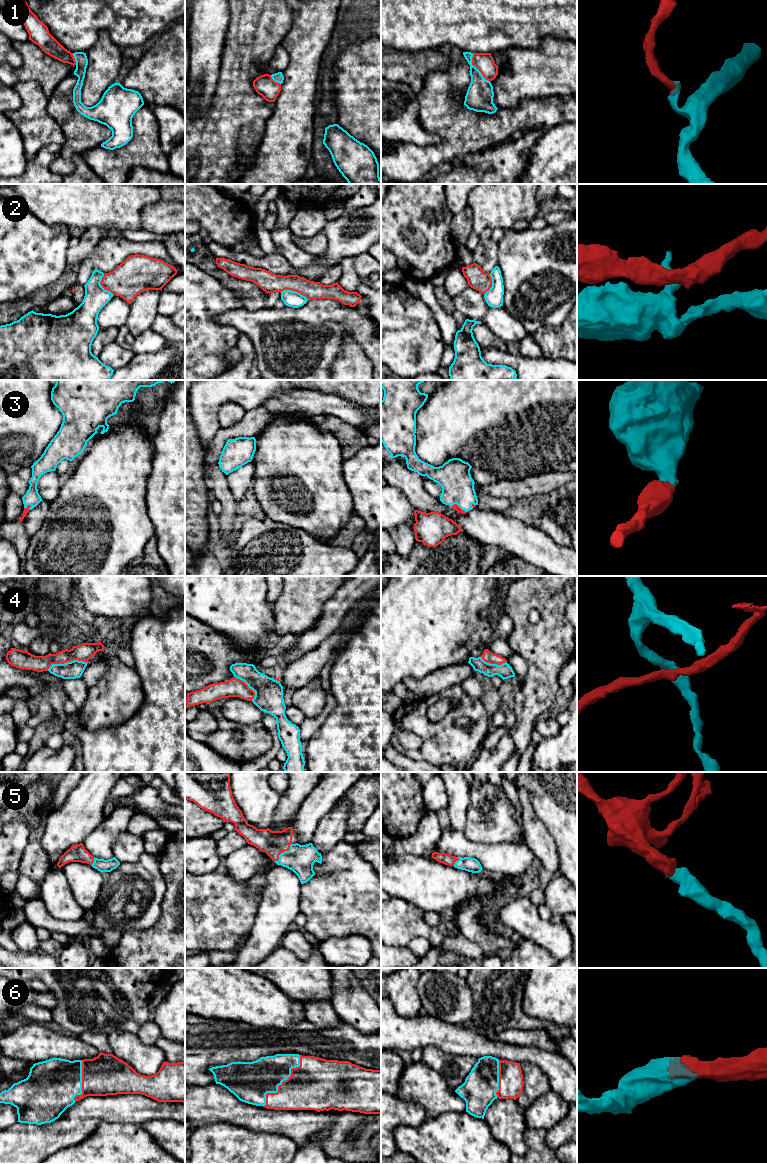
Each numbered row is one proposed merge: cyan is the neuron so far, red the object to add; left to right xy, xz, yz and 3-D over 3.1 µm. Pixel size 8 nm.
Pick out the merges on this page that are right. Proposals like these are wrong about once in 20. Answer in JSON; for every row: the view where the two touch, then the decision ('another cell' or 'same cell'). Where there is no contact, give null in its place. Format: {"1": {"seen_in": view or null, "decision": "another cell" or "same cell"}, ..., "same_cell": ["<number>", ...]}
{"1": {"seen_in": "yz", "decision": "same cell"}, "2": {"seen_in": "xz", "decision": "another cell"}, "3": {"seen_in": "yz", "decision": "same cell"}, "4": {"seen_in": "xy", "decision": "another cell"}, "5": {"seen_in": "xz", "decision": "same cell"}, "6": {"seen_in": "xz", "decision": "same cell"}, "same_cell": ["1", "3", "5", "6"]}

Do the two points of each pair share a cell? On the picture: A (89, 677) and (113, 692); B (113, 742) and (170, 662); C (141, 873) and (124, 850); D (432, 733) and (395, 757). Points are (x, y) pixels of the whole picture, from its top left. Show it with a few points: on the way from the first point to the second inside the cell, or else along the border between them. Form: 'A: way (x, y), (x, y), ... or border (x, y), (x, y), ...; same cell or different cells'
A: border (105, 659), (105, 672), (88, 688); different cells
B: way (135, 727), (170, 692), (170, 684); same cell
C: border (145, 852), (134, 862), (120, 863); different cells
D: border (405, 754), (414, 760), (425, 761); different cells

